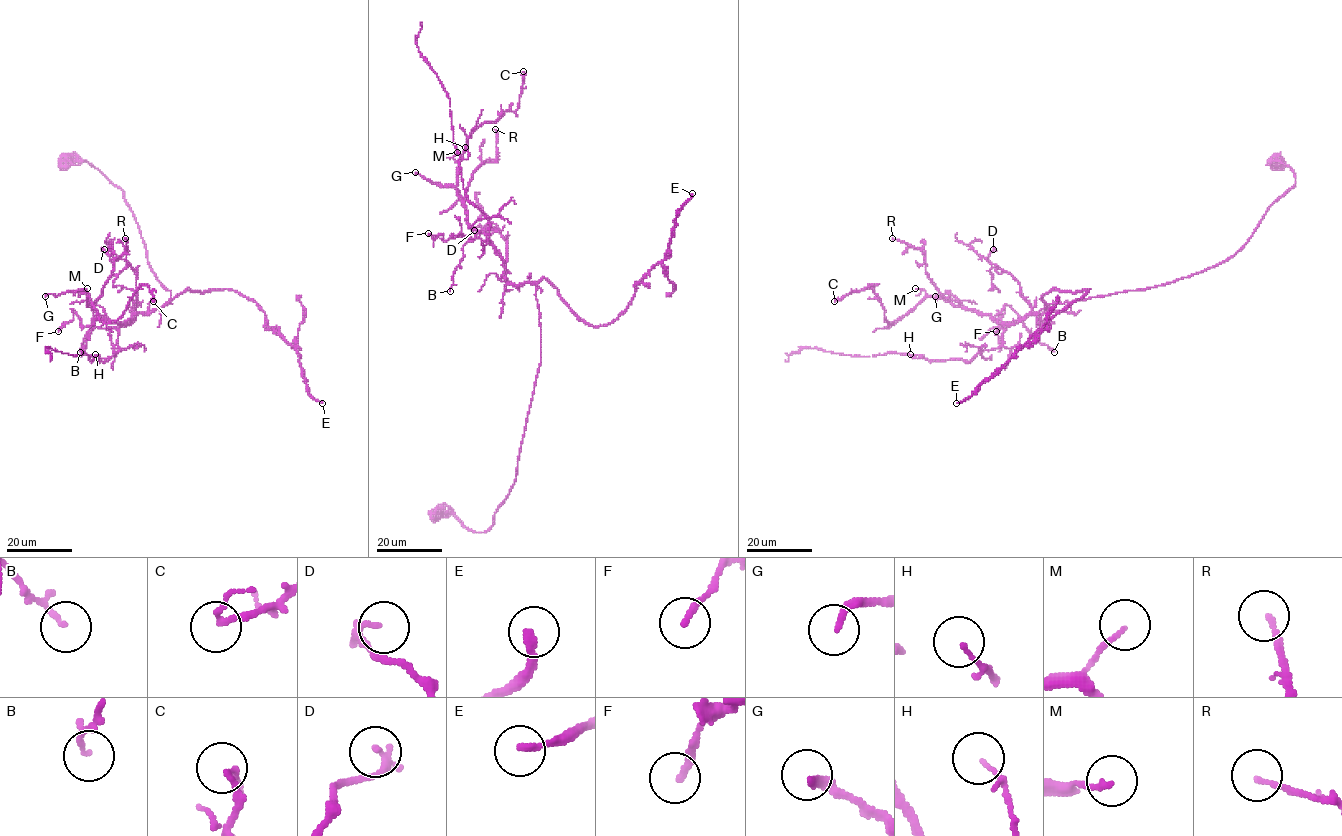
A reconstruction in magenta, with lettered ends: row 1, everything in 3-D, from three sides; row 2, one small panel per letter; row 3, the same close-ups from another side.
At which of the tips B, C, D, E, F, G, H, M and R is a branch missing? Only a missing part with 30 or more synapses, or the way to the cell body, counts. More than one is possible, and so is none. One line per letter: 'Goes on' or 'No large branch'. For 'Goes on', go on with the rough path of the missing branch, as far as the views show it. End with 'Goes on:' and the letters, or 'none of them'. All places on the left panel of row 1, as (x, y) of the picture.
B: No large branch
C: No large branch
D: No large branch
E: Goes on. Course of what is missing: (322, 403), (319, 399), (324, 391), (337, 393), (343, 374), (349, 377), (362, 372), (360, 358)
F: No large branch
G: No large branch
H: No large branch
M: No large branch
R: No large branch
Goes on: E

